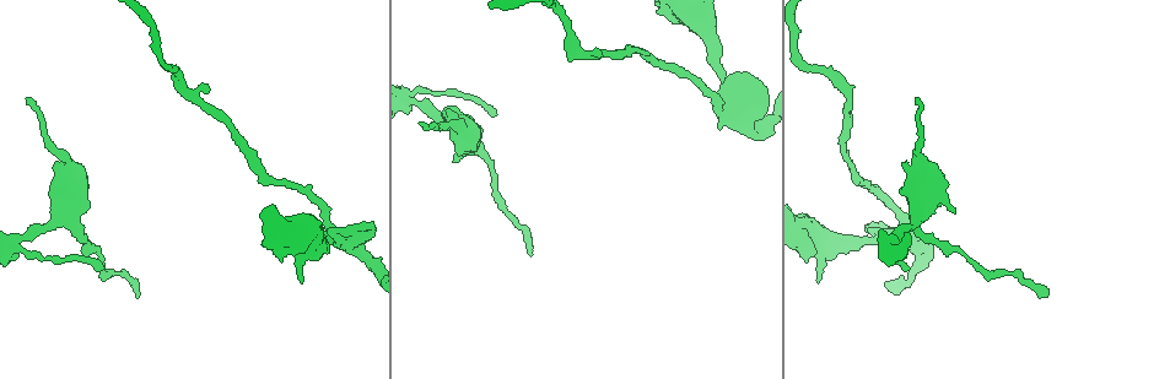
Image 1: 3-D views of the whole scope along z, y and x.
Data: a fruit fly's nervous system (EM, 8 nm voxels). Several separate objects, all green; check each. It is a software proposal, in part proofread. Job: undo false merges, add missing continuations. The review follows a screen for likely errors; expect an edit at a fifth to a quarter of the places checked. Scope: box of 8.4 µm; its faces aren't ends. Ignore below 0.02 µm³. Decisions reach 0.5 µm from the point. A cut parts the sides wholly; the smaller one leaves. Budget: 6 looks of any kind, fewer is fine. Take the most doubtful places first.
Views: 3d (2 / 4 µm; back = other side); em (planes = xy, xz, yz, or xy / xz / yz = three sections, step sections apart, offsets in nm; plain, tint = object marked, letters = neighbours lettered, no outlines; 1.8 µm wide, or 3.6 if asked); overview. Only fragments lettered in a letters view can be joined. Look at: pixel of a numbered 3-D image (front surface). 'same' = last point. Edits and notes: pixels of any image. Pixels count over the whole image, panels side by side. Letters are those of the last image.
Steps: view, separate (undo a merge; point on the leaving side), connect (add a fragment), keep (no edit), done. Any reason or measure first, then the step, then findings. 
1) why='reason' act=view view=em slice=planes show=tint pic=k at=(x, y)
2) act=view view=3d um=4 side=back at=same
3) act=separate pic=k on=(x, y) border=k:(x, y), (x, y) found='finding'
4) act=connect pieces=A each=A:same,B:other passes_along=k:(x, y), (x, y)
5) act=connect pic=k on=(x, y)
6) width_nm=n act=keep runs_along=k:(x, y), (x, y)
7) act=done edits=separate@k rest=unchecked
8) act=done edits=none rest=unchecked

why='four-way junction' act=view view=em slice=xz step=8 show=tint pic=1 at=(728, 110)

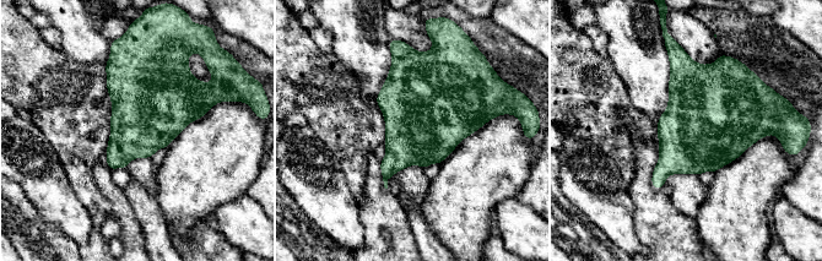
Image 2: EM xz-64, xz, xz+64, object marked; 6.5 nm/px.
why='cut it another way' act=view view=em slice=planes show=letters at=same

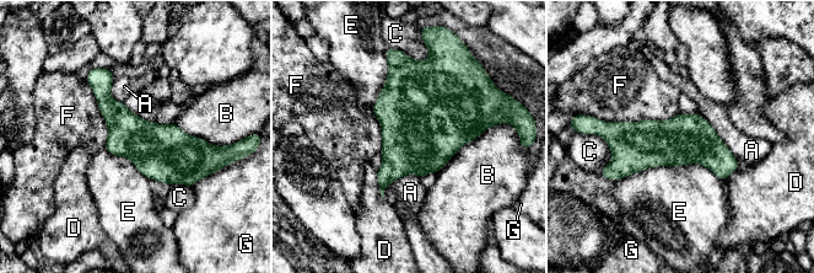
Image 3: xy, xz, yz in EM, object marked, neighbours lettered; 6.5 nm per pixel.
width_nm=320 act=keep each=A:other,B:other,C:other,D:other,E:other,F:other,G:other runs_along=3:(610, 132), (699, 143), (734, 166) found='continuous, no second cell'

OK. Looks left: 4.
why='an open end' act=view view=em slice=planes show=letters pic=1 at=(56, 161)

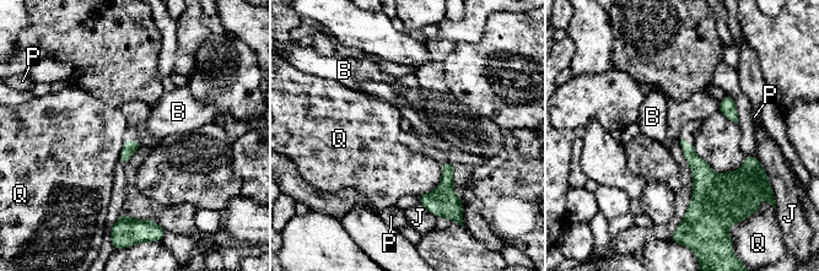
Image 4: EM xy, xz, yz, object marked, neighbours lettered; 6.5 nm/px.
act=keep each=B:other,J:other,P:other,Q:other border=4:(693, 144), (716, 172), (747, 156) found='no lettered fragment goes on from it'

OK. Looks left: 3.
why='tapers out' act=view view=em slice=planes show=letters pic=1 at=(138, 292)

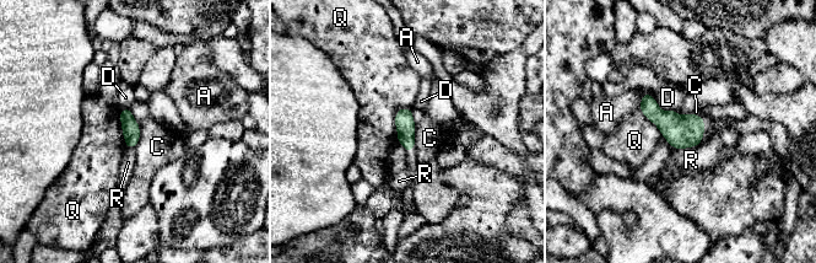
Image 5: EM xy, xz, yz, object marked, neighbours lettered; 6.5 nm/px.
width_nm=120 act=keep each=A:other,C:other,D:other,Q:other,R:other border=5:(416, 124), (414, 148) found='none of them fits'

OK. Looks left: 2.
act=done edits=none rest=unchecked

